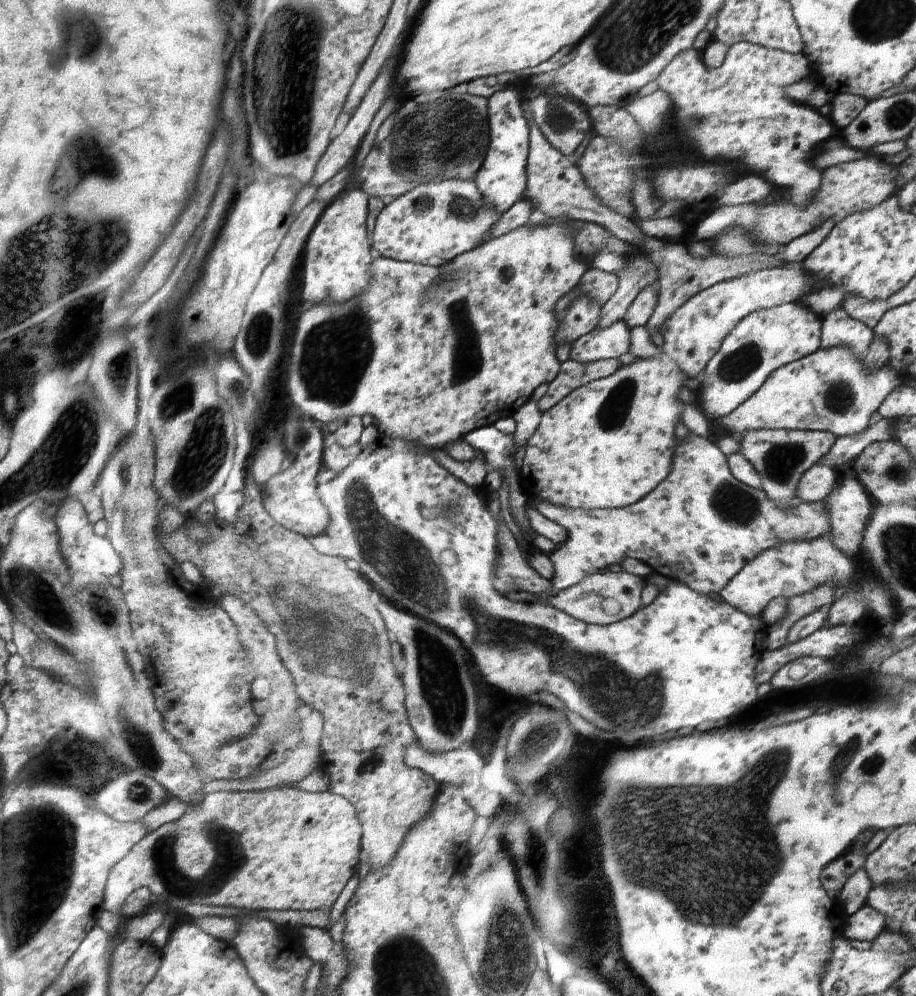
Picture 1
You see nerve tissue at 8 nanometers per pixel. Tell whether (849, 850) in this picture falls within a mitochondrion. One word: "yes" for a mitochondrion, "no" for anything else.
no

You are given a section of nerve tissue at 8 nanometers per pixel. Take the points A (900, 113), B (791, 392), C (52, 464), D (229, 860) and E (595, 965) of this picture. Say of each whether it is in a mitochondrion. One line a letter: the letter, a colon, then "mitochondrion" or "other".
A: mitochondrion
B: other
C: mitochondrion
D: mitochondrion
E: other

